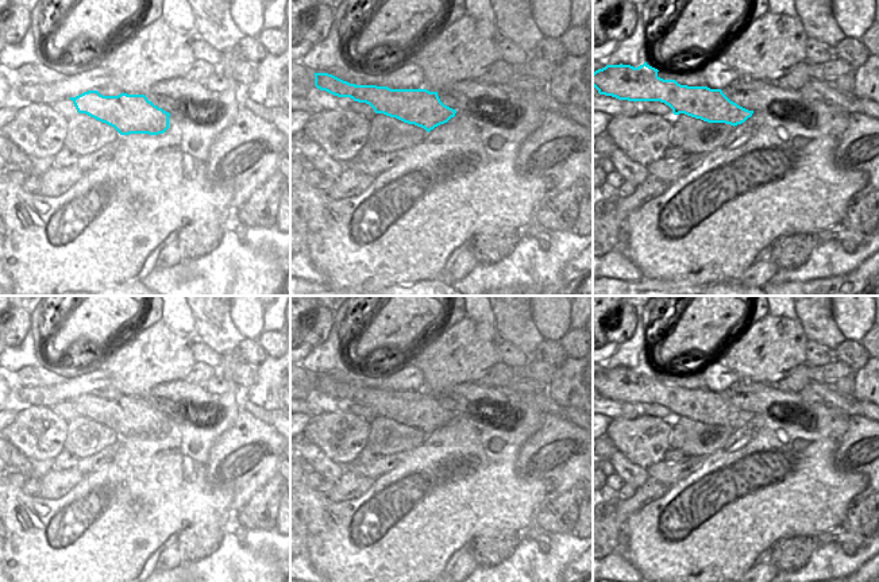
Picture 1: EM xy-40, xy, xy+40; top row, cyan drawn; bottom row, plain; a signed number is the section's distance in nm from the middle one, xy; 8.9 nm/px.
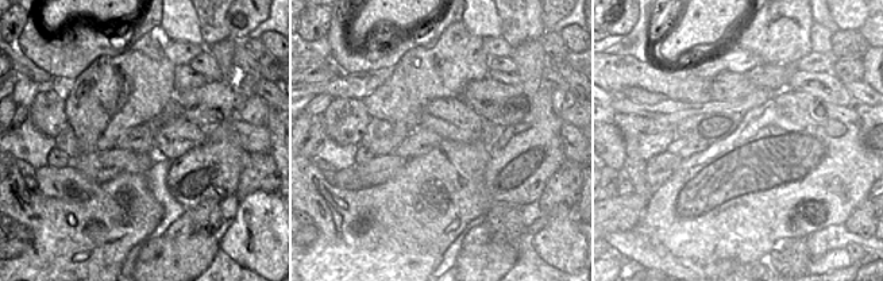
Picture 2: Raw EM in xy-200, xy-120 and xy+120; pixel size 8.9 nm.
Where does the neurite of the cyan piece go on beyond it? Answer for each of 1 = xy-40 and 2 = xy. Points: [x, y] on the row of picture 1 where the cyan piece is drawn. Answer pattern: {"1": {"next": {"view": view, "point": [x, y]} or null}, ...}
{"1": {"next": null}, "2": {"next": null}}

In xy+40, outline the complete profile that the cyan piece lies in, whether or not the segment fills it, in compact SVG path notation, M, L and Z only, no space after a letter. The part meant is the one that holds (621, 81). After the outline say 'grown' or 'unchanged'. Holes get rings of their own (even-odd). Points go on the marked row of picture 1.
M647 62L633 68L631 65L606 65L593 73L593 86L600 95L612 96L618 100L628 101L660 101L672 109L674 115L685 113L687 116L701 119L708 123L725 123L737 126L752 116L753 111L748 111L730 101L721 89L710 89L708 86L681 85L675 80L663 80L658 76L658 69Z; unchanged

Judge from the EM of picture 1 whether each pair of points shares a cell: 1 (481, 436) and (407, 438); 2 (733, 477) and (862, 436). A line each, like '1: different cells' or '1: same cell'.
1: different cells
2: different cells

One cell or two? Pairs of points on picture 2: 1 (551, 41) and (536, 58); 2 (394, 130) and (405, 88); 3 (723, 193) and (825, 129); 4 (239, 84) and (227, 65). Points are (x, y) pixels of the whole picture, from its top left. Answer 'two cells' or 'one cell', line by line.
1: two cells
2: two cells
3: one cell
4: two cells

